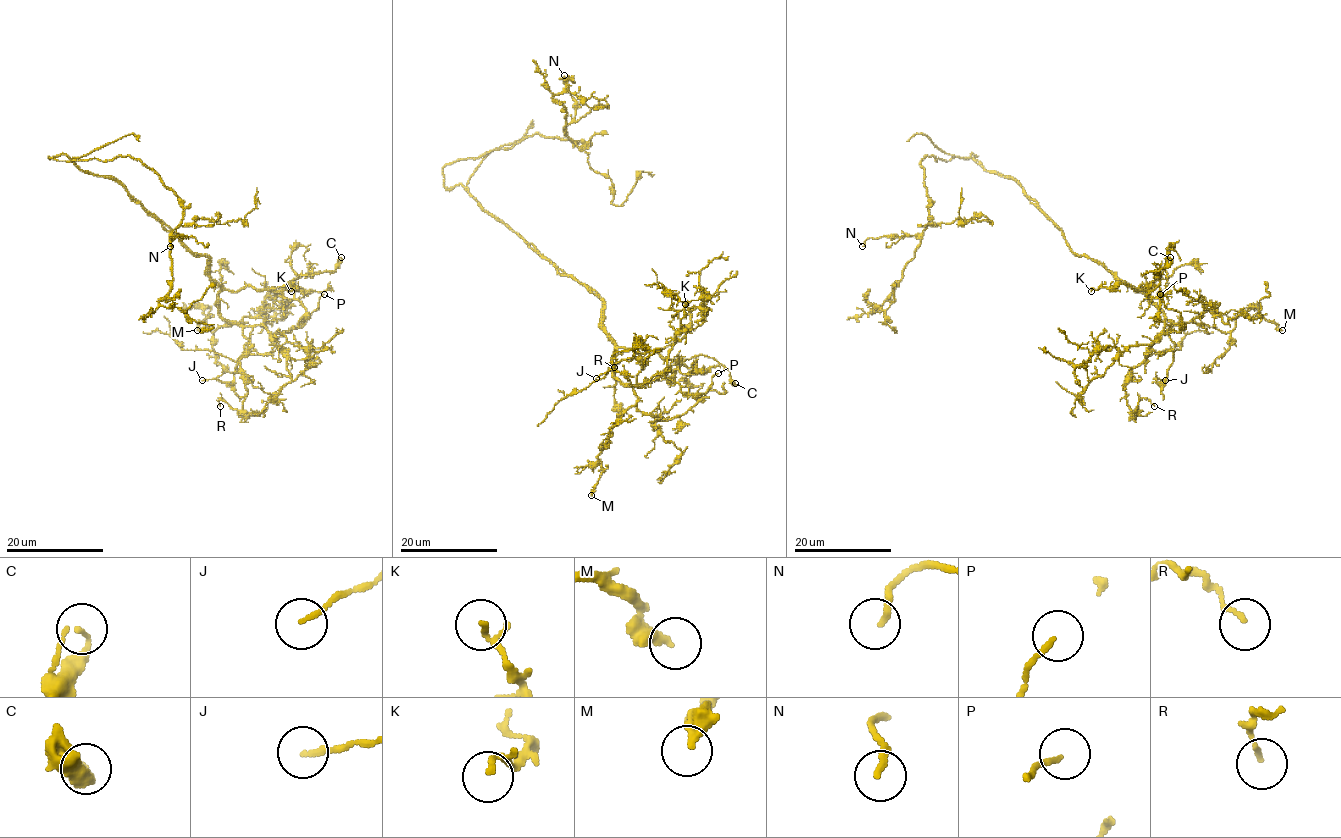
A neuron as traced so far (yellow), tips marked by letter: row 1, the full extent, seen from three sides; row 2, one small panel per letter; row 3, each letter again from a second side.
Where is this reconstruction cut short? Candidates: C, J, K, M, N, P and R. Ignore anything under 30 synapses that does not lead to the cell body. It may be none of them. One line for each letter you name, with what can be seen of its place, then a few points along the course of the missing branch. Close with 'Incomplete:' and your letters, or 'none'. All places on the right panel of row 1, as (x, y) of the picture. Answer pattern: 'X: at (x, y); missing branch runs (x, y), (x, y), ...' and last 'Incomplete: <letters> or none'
Incomplete: none

